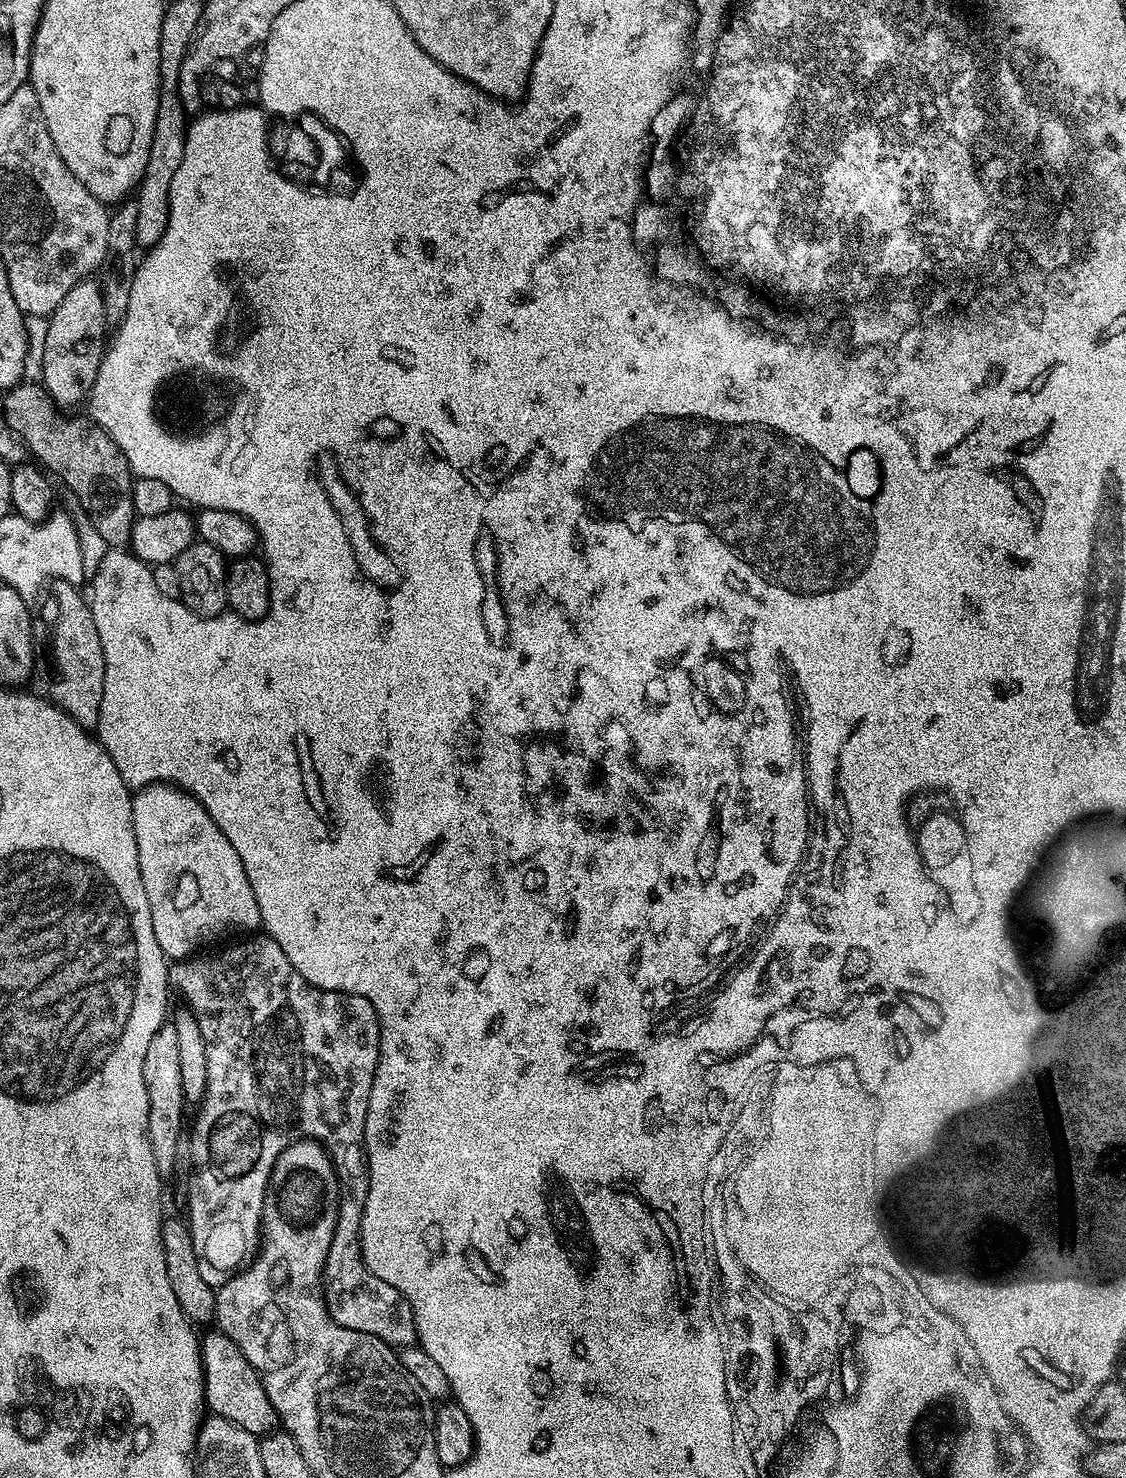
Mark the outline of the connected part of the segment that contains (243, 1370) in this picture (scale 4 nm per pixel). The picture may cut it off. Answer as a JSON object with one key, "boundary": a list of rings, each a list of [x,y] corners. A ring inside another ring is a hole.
{"boundary":[[[219,1330],[203,1333],[200,1340],[200,1367],[204,1369],[204,1403],[207,1411],[214,1416],[226,1418],[226,1422],[234,1422],[234,1426],[242,1426],[251,1436],[263,1438],[278,1428],[276,1411],[266,1398],[266,1390],[260,1381],[260,1375],[246,1362],[242,1350],[234,1346],[234,1342]]]}

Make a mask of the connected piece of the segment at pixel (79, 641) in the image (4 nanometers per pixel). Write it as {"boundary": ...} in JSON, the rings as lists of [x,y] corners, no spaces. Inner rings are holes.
{"boundary":[[[54,580],[47,585],[46,595],[39,601],[38,648],[42,653],[42,668],[44,664],[44,672],[48,675],[47,695],[52,703],[70,714],[74,722],[92,730],[102,706],[104,659],[102,638],[98,638],[98,626],[94,626],[91,603],[80,591],[77,585],[65,580]]]}

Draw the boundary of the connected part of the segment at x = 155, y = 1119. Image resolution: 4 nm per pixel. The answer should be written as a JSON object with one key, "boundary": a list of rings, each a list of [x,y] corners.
{"boundary":[[[170,1022],[164,1023],[156,1031],[154,1038],[150,1038],[150,1046],[146,1049],[146,1059],[142,1062],[142,1078],[146,1081],[148,1137],[150,1138],[150,1150],[154,1154],[154,1166],[158,1166],[161,1177],[168,1178],[178,1168],[176,1159],[180,1156],[180,1130],[184,1124],[182,1112],[186,1108],[177,1031]]]}

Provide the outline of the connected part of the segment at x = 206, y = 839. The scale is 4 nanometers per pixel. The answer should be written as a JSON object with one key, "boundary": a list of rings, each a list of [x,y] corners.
{"boundary":[[[171,782],[147,784],[132,797],[132,821],[142,886],[146,886],[146,898],[152,911],[154,938],[158,938],[158,946],[169,961],[187,960],[199,953],[203,944],[226,935],[228,931],[252,934],[261,927],[260,907],[254,898],[254,890],[250,890],[246,870],[242,870],[238,850],[230,846],[230,838],[218,830],[218,822],[206,814],[189,792]]]}

